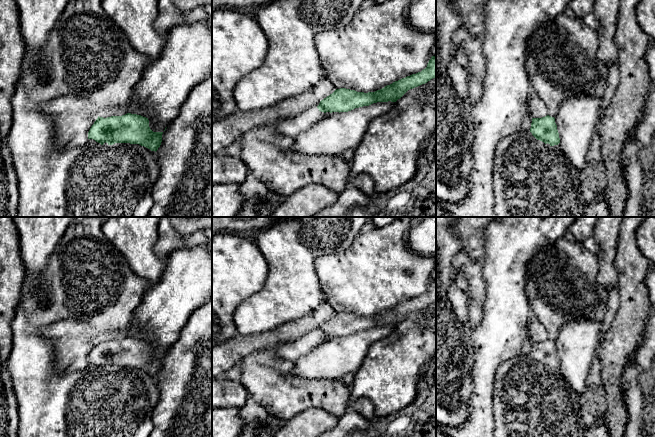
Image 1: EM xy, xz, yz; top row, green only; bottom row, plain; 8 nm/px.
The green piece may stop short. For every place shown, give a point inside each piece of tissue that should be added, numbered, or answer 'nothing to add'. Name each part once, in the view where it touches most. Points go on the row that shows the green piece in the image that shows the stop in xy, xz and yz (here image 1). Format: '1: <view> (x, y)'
1: xy (91, 142)

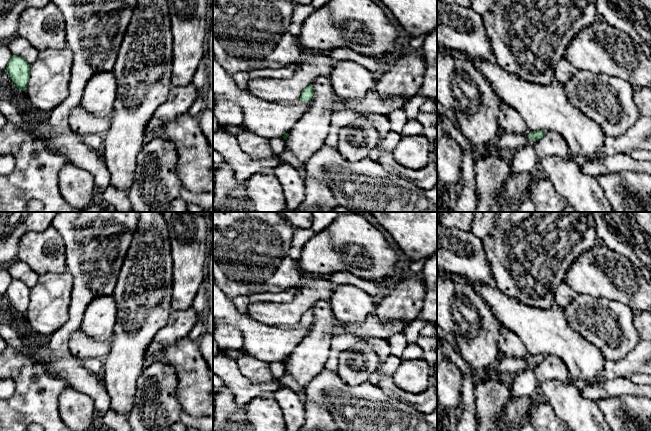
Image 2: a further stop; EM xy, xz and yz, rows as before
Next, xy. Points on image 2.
nothing to add

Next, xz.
nothing to add

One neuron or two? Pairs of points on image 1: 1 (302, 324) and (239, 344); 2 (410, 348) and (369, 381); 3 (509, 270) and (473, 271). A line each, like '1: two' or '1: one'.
1: one
2: one
3: two

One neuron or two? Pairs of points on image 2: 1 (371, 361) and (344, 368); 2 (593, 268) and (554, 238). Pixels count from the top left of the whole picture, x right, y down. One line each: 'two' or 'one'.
1: one
2: two

